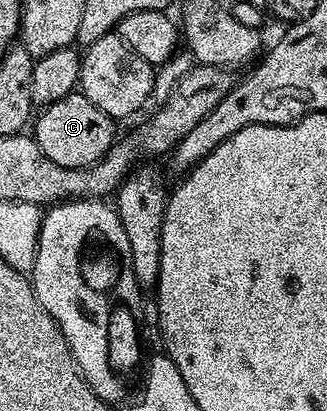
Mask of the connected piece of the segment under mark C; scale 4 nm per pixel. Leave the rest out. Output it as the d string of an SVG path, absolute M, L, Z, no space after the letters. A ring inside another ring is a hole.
M78 90L58 102L47 105L41 112L44 113L41 116L39 113L34 120L34 135L42 154L58 162L58 166L85 168L96 164L112 149L117 139L117 125L112 117L98 110L98 106L94 106L94 102L90 102L90 98L86 98Z

